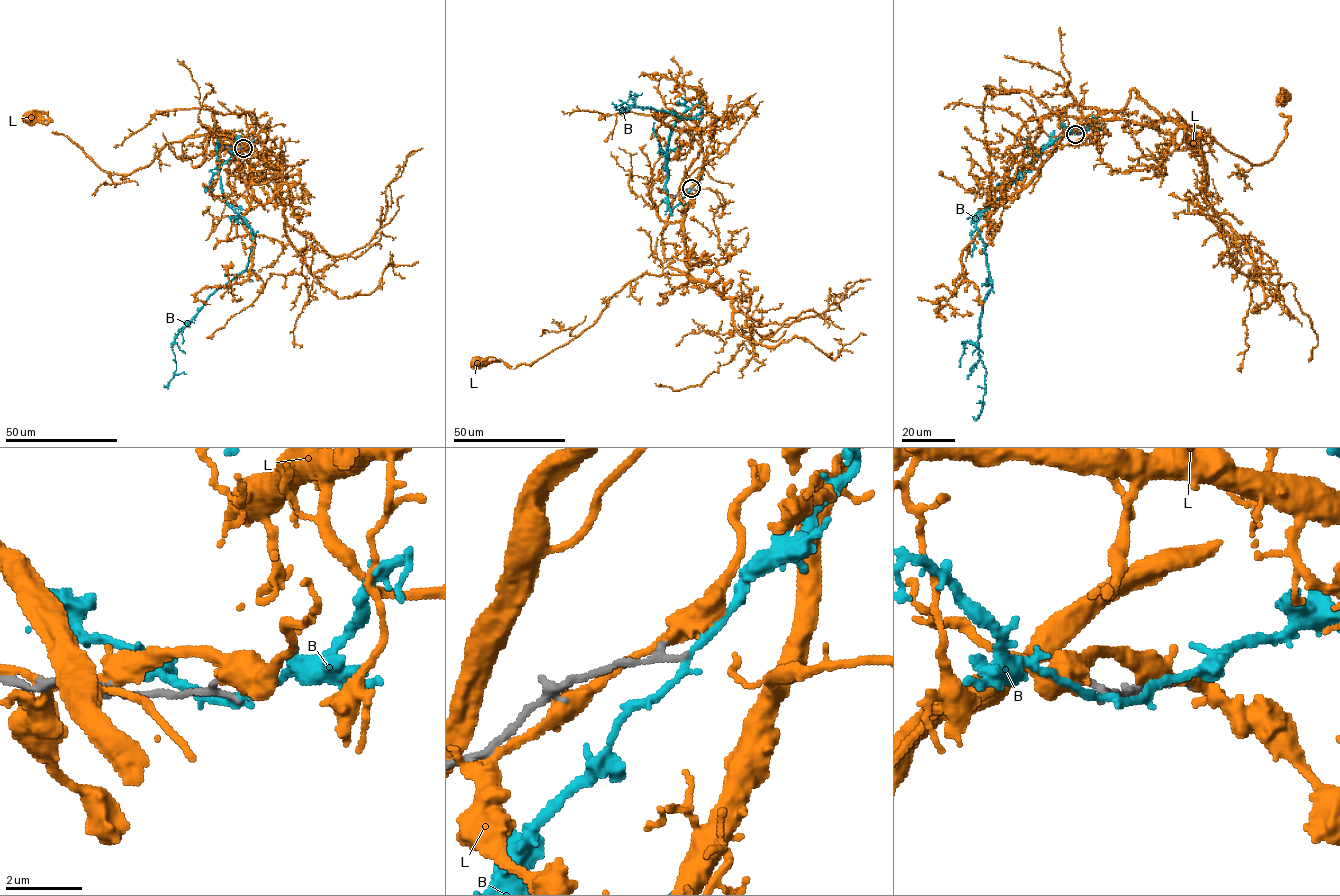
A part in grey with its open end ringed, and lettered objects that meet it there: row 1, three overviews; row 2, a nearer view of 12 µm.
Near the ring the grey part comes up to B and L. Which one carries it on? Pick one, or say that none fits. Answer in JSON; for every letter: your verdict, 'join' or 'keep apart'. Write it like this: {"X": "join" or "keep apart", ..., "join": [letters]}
{"B": "keep apart", "L": "keep apart", "join": []}

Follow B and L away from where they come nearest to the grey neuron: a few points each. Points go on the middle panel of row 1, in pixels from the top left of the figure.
B: (691, 188), (671, 209), (666, 147), (678, 119), (701, 108), (681, 118), (639, 107), (620, 113), (612, 102)
L: (690, 188), (669, 197), (668, 220), (681, 223), (686, 274), (628, 281), (530, 364), (478, 364)

